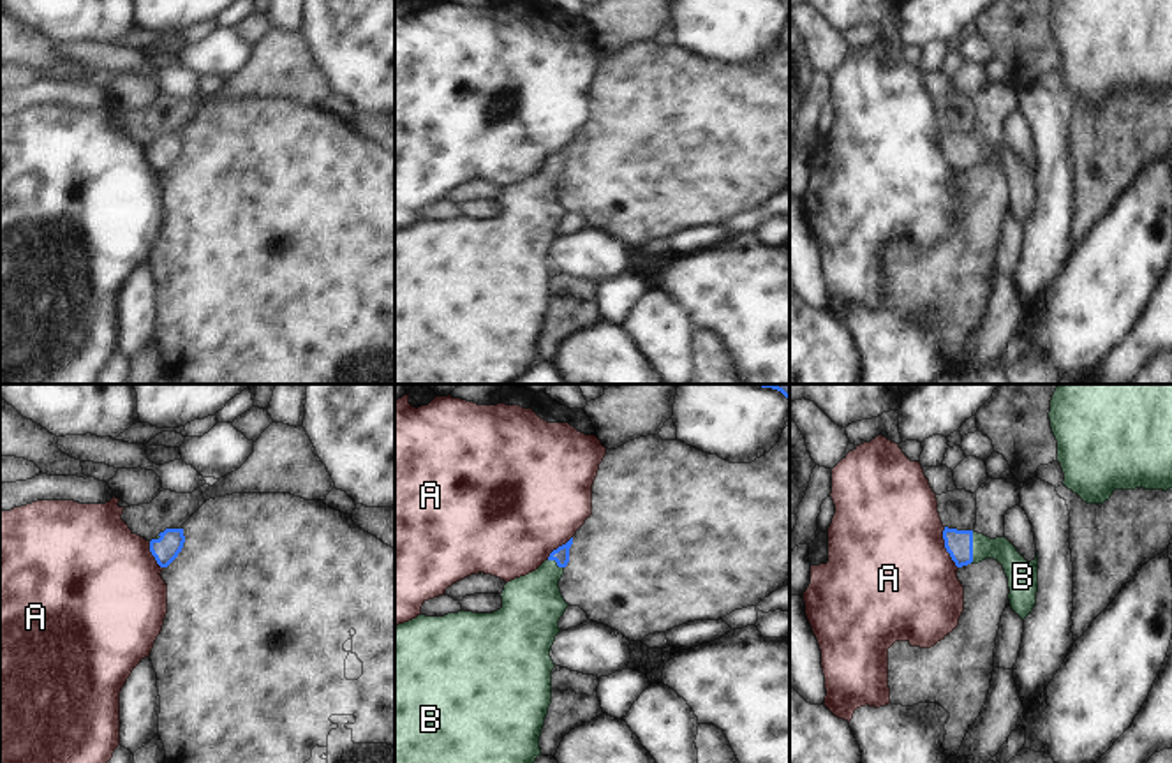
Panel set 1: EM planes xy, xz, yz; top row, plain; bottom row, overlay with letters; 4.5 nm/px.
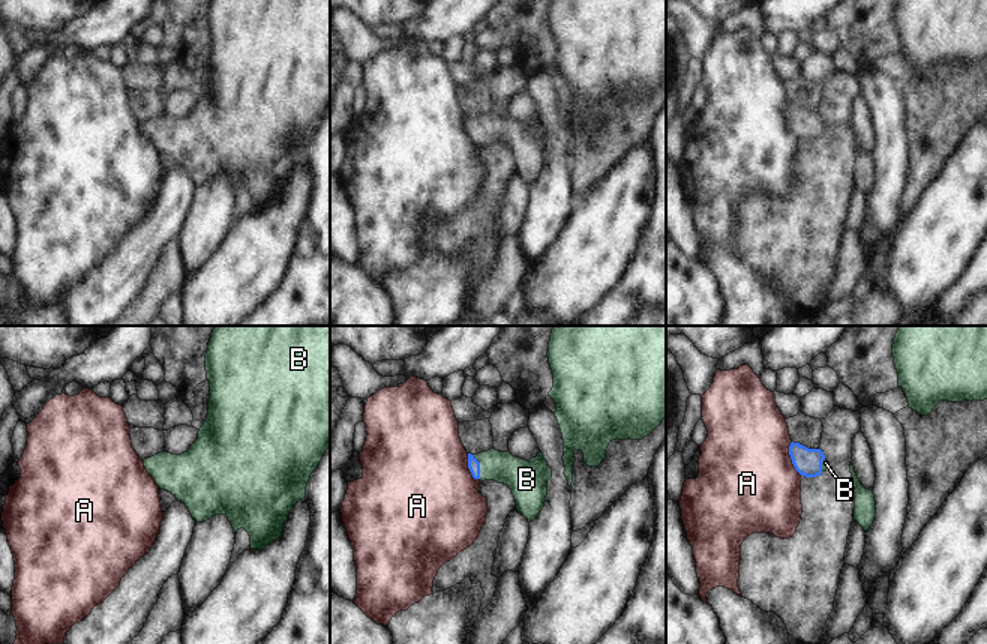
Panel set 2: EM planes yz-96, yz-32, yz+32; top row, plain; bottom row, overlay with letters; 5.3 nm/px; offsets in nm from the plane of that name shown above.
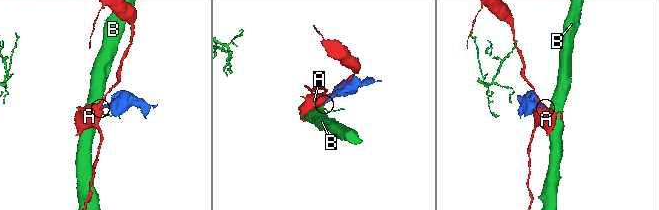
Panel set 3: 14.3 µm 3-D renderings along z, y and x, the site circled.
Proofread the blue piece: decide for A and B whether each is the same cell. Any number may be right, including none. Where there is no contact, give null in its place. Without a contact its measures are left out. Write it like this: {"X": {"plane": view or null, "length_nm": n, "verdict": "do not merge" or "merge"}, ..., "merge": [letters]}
{"A": {"plane": "yz", "length_nm": 200, "verdict": "do not merge"}, "B": {"plane": "yz", "length_nm": 140, "verdict": "merge"}, "merge": ["B"]}

